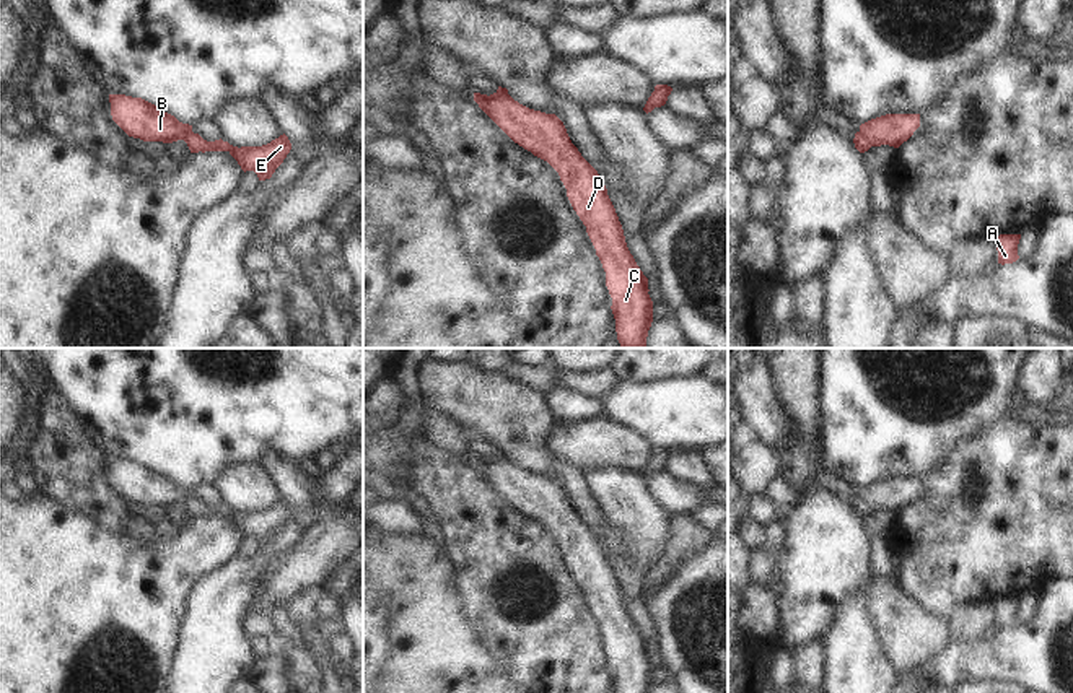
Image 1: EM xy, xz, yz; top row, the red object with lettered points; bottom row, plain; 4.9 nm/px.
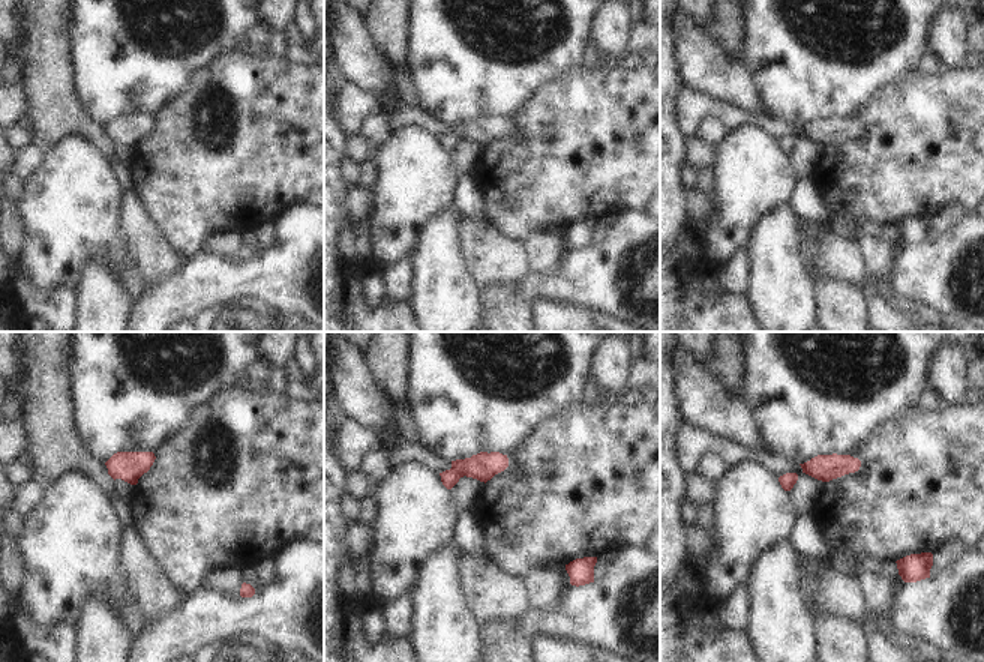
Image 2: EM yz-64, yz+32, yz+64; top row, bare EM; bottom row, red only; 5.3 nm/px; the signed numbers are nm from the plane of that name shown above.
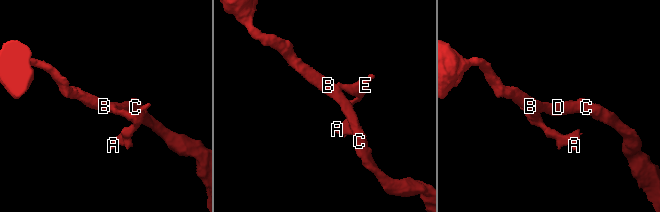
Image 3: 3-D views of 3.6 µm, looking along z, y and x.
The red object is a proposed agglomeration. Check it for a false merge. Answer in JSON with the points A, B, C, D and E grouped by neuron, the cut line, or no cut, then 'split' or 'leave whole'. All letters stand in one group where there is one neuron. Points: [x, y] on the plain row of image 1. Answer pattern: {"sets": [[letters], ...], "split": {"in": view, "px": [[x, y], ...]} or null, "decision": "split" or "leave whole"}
{"sets": [["A", "E"], ["B", "C", "D"]], "split": {"in": "yz", "px": [[860, 495], [873, 509]]}, "decision": "split"}

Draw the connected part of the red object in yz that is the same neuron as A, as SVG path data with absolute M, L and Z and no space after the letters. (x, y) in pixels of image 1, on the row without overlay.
M1000 599L995 602L996 615L998 615L998 628L1013 628L1019 623L1018 608L1021 599Z

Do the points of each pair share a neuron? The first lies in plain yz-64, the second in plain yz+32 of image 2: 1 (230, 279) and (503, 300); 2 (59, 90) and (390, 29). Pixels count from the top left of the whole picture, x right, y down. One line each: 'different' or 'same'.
1: different
2: same

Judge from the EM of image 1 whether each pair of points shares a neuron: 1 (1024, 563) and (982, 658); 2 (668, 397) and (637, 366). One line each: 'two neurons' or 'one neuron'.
1: two neurons
2: two neurons

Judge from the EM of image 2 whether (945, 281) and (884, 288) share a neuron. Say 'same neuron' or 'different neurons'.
same neuron

